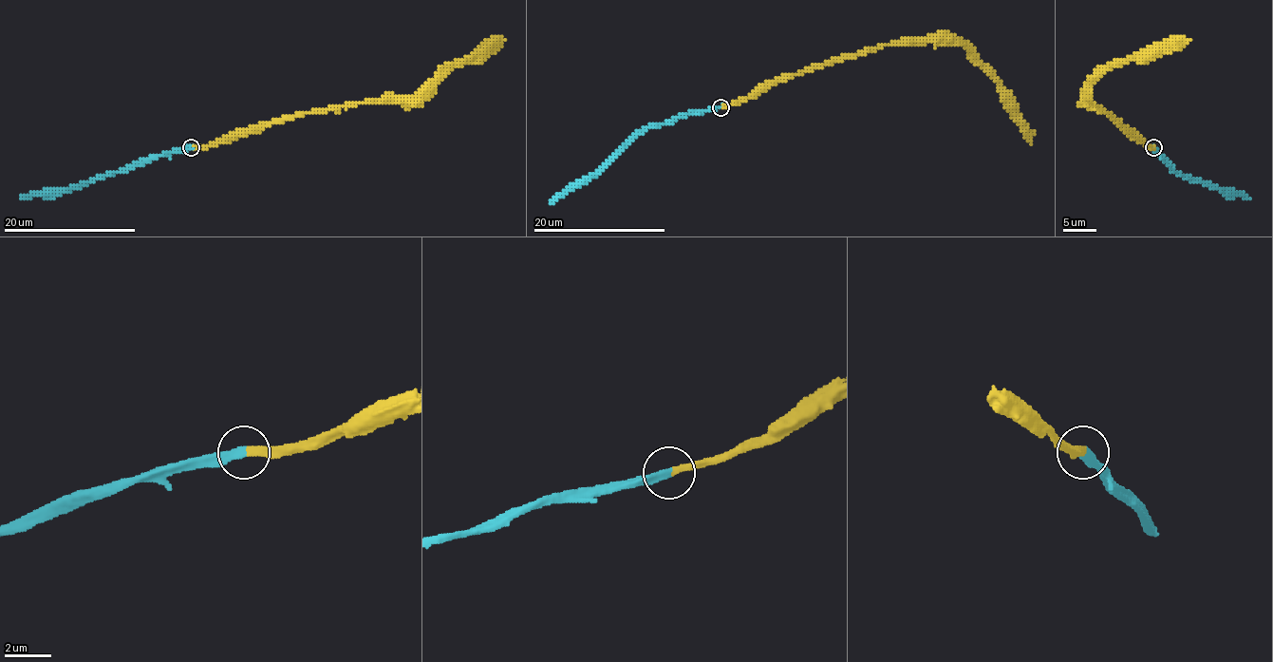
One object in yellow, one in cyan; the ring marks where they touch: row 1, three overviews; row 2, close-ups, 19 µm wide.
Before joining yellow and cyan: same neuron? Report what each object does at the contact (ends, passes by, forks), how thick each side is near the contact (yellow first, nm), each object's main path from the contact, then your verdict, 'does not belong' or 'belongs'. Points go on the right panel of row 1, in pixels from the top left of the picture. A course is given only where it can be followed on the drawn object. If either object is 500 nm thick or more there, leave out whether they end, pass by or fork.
yellow ends | cyan ends | 320/380 nm | yellow via (1153, 148), (1087, 100), (1087, 86), (1113, 66), (1128, 60), (1153, 59), (1183, 46), (1189, 39) | cyan via (1153, 148), (1178, 173), (1212, 188), (1249, 198) | belongs

